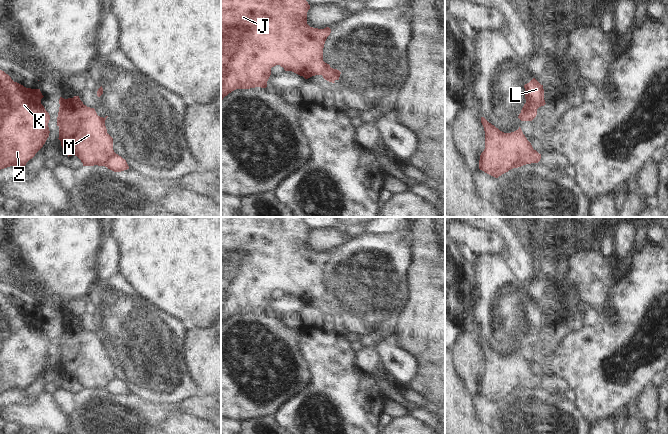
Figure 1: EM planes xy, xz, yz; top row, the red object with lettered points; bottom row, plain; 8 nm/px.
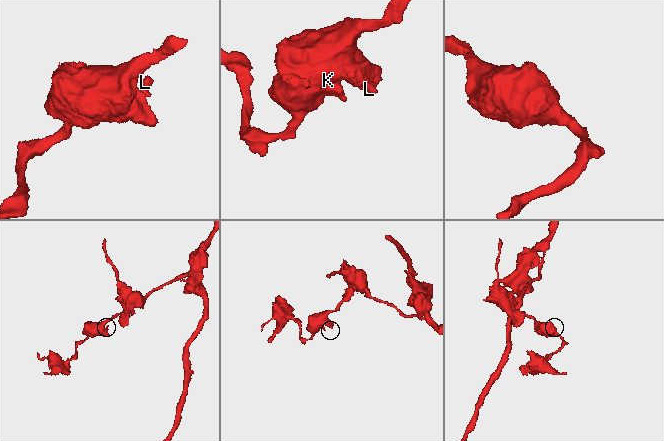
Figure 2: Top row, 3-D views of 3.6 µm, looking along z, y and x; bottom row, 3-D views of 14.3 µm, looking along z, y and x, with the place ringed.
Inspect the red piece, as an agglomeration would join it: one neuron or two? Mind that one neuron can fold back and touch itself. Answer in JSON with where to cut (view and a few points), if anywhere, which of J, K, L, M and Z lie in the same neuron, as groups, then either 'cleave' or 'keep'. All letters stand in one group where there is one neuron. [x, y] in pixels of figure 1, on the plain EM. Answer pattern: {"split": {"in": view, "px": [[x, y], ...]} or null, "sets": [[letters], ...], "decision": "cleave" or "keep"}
{"split": {"in": "xz", "px": [[329, 290], [321, 298]]}, "sets": [["J", "K", "M", "Z"], ["L"]], "decision": "cleave"}

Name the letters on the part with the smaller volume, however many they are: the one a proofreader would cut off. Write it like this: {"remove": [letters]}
{"remove": ["L"]}

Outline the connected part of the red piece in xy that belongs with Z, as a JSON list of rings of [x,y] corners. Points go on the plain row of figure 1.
[[[0,294],[0,394],[25,390],[49,361],[49,337],[41,328],[40,313],[26,312]]]

